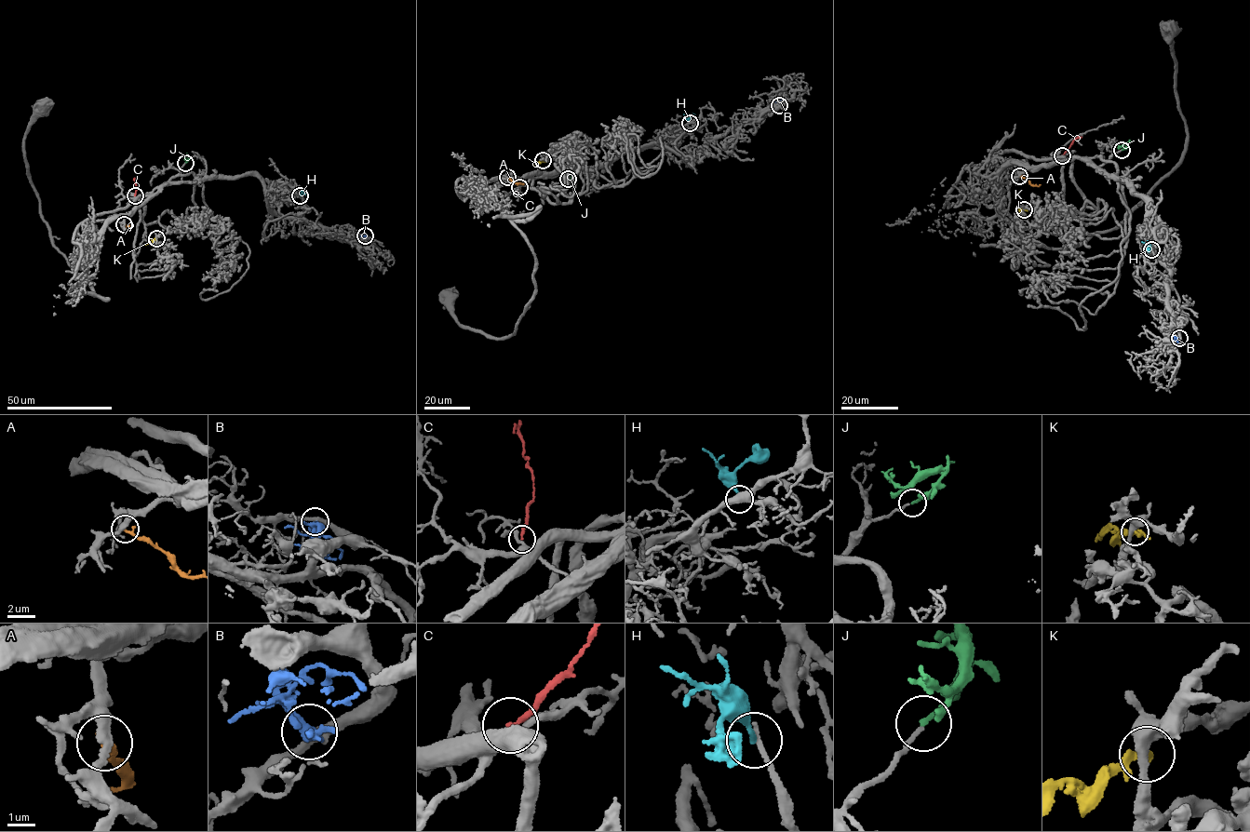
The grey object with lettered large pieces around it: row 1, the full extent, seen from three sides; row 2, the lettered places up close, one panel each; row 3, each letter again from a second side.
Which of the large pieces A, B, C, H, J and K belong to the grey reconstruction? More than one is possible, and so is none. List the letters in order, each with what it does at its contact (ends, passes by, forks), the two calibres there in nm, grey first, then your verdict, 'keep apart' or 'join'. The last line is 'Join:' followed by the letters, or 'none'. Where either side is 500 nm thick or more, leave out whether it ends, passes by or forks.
A: it ends there; 340 nm thick on the grey side, 240 nm on the other; keep apart
B: it passes by; 340 nm thick on the grey side, 320 nm on the other; join
C: it ends there; 320 nm thick on the grey side, 190 nm on the other; join
H: it ends there; 200 nm thick on the grey side, 170 nm on the other; keep apart
J: it ends there; 140 nm thick on the grey side, 180 nm on the other; join
K: it passes by; 420 nm thick on the grey side, 240 nm on the other; keep apart
Join: B, C, J

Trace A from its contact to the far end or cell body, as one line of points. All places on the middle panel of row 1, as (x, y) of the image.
A: (507, 177), (517, 183), (524, 183)

